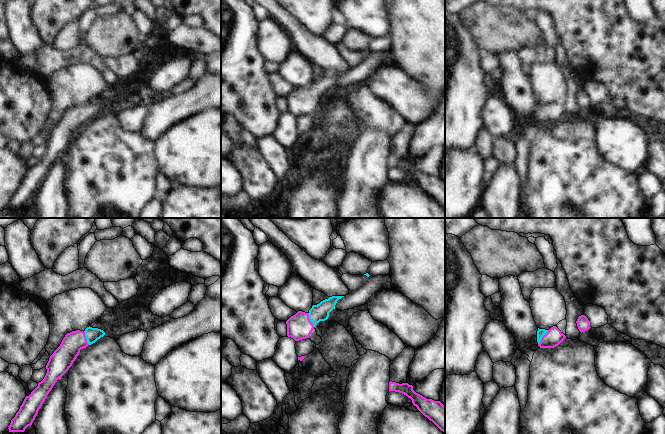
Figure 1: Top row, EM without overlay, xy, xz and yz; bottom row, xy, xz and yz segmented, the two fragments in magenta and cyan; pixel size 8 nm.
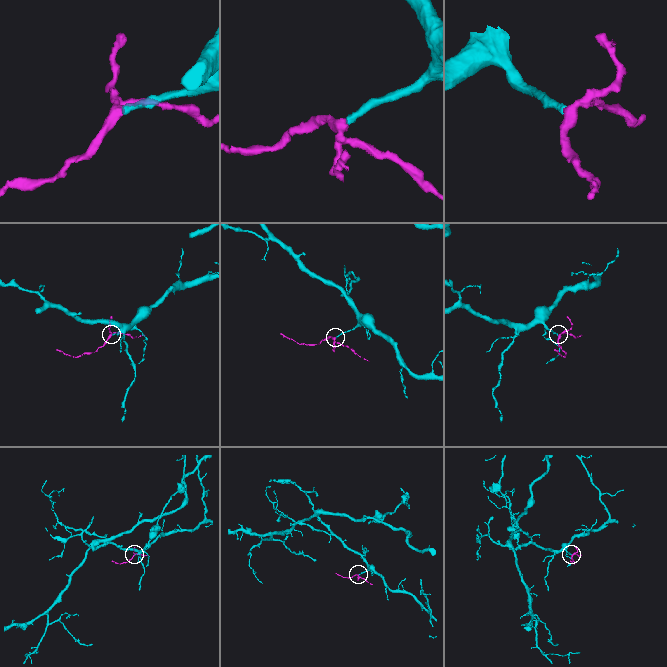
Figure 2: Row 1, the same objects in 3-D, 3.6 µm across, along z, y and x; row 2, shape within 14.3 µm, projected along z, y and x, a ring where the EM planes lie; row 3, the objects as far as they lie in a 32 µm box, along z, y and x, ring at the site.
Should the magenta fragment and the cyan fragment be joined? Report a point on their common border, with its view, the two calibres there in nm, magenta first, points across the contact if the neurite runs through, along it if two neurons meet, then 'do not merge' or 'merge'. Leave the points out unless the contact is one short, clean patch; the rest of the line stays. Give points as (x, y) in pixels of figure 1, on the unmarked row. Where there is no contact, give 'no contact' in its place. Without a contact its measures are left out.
meets magenta in yz at (542, 113); 140 nm thick on the magenta side, 60 nm on the other; runs through yz (553, 113), (542, 113), (541, 108); merge

